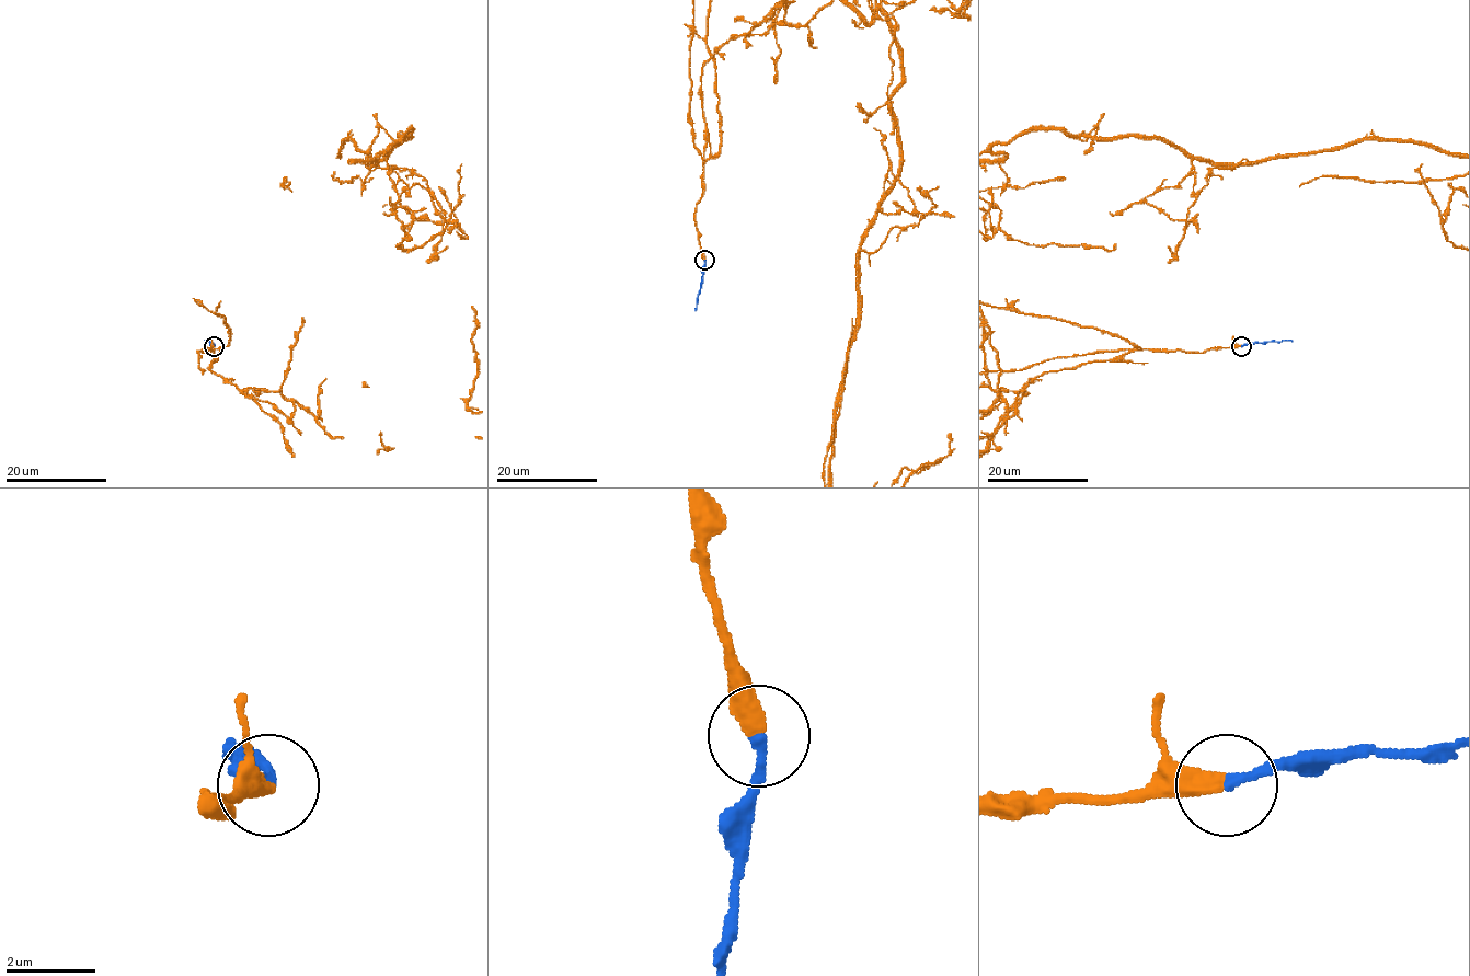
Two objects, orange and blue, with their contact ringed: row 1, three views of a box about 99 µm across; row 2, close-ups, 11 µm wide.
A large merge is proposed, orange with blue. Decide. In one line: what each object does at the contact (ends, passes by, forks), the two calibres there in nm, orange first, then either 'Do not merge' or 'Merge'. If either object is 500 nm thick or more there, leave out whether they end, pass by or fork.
At the ring orange ends. At the ring blue ends. Thickness 440 nm (orange) against 200 nm. Merge

